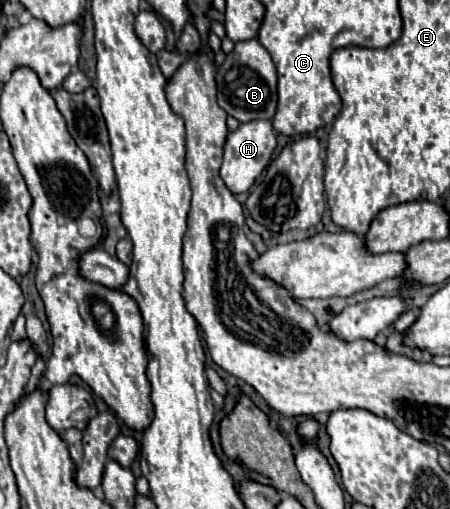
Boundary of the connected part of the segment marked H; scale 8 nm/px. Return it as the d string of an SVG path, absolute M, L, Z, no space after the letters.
M249 121L249 123L241 123L237 131L231 131L227 137L227 143L225 143L223 165L219 171L227 189L233 195L249 191L251 185L255 183L255 179L269 165L275 147L277 147L277 137L275 137L275 131L271 127L271 121Z

